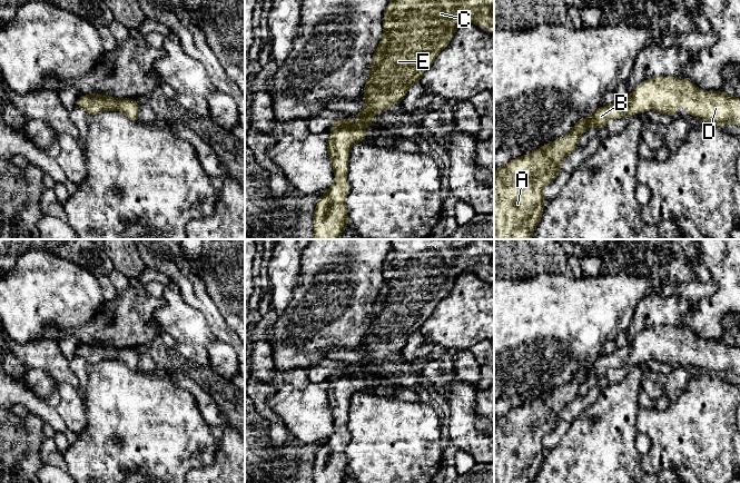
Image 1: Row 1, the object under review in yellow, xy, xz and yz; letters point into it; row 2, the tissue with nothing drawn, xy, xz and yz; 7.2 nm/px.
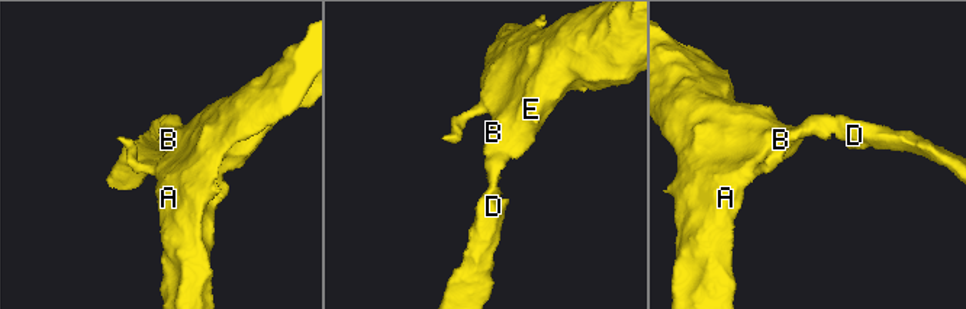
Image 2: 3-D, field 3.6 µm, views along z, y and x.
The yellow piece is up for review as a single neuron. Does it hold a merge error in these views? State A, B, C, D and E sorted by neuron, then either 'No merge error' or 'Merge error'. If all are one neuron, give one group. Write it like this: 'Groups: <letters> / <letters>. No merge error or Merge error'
Groups: A B C D E. No merge error

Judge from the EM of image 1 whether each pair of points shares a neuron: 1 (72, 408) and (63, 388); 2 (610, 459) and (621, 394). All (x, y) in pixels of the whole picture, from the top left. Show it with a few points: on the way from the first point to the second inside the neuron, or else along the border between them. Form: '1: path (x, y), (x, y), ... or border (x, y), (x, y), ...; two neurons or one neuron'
1: path (71, 404), (68, 393); one neuron
2: path (610, 443), (610, 422), (615, 410); one neuron

